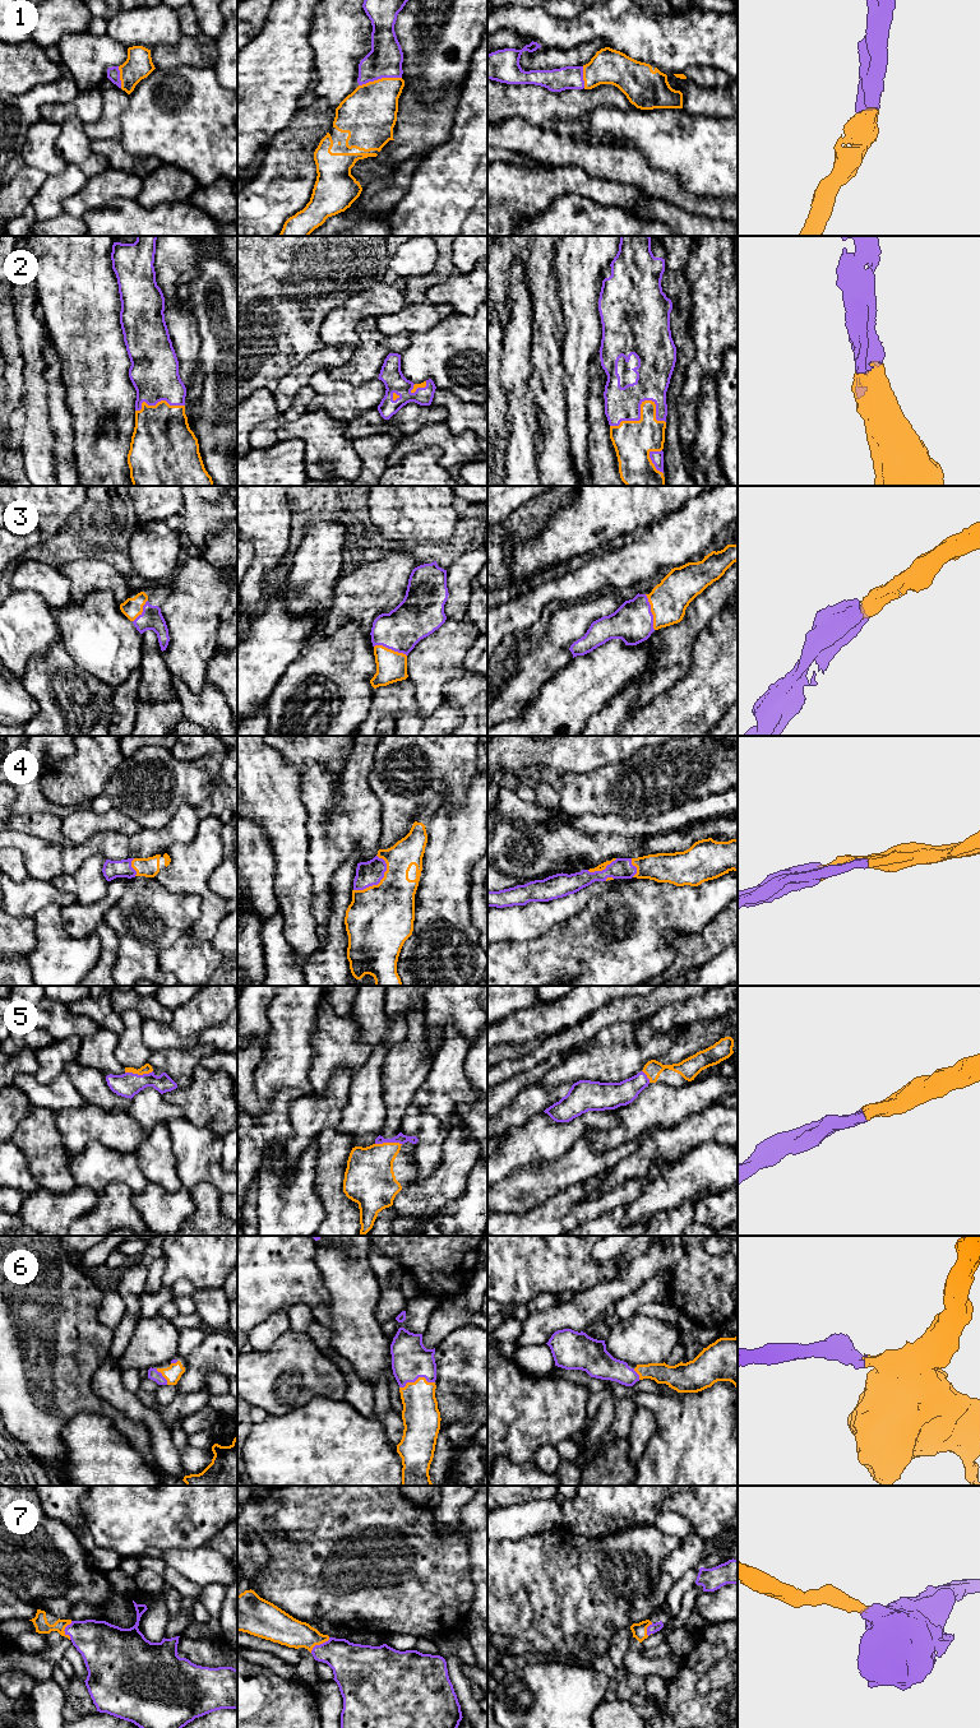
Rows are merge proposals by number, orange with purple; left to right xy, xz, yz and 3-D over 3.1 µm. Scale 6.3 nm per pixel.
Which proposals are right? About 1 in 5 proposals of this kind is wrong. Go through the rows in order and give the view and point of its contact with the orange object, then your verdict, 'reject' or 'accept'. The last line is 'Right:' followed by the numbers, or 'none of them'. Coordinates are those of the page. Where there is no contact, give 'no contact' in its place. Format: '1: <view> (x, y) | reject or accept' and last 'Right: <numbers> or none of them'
1: xz (379, 79) | accept
2: yz (641, 408) | accept
3: yz (651, 611) | accept
4: xz (379, 883) | accept
5: xy (138, 1074) | accept
6: xz (417, 1379) | accept
7: xy (64, 1629) | accept
Right: 1, 2, 3, 4, 5, 6, 7

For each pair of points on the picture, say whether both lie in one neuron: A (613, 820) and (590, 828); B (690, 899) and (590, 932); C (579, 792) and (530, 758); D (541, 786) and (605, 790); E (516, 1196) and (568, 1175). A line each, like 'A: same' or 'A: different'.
A: same
B: same
C: different
D: different
E: same

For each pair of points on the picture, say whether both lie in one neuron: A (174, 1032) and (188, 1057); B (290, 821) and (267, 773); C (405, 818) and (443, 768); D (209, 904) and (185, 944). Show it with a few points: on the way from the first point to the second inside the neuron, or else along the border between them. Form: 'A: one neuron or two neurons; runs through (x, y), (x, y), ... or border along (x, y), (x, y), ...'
A: two neurons; border along (199, 1043), (189, 1048), (166, 1048), (153, 1052)
B: one neuron; runs through (278, 810), (267, 791), (267, 784)
C: one neuron; runs through (411, 805), (429, 787), (430, 781)
D: two neurons; border along (190, 931), (198, 937), (209, 941)

